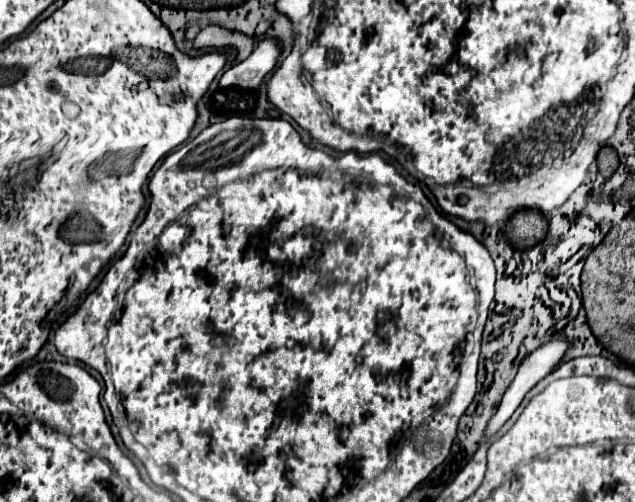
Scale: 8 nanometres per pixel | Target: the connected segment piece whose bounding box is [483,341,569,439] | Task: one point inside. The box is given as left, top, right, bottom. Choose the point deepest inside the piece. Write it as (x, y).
(539, 363)

